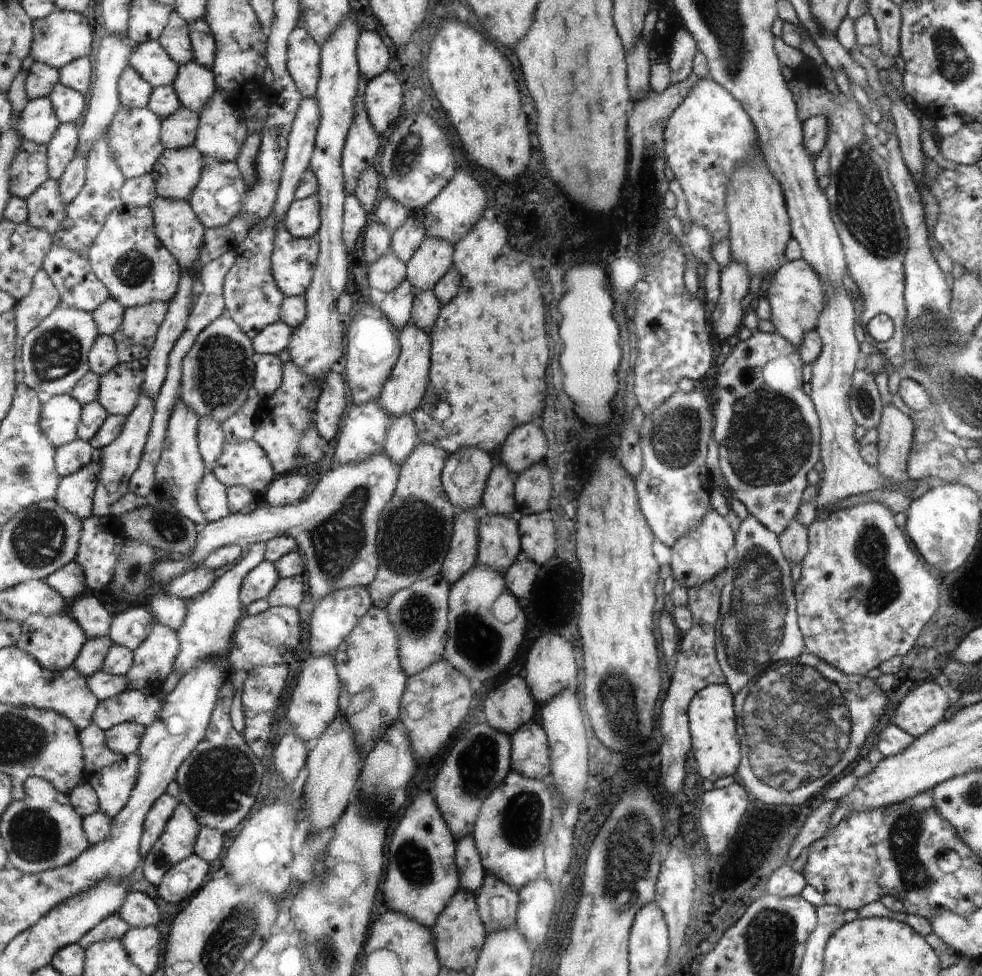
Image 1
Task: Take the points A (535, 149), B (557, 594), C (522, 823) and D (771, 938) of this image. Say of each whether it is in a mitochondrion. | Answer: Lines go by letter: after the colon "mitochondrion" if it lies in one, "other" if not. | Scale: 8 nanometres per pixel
A: other
B: mitochondrion
C: mitochondrion
D: mitochondrion

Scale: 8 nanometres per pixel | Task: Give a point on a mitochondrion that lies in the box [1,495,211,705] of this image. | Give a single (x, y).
(40, 538)

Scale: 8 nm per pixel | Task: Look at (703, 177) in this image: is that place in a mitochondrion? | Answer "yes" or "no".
no

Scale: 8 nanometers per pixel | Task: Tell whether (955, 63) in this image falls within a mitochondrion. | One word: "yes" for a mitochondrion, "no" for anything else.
yes

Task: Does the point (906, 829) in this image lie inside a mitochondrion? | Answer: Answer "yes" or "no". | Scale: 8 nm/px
yes

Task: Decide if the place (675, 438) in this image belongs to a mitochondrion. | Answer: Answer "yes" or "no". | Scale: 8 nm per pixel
yes

